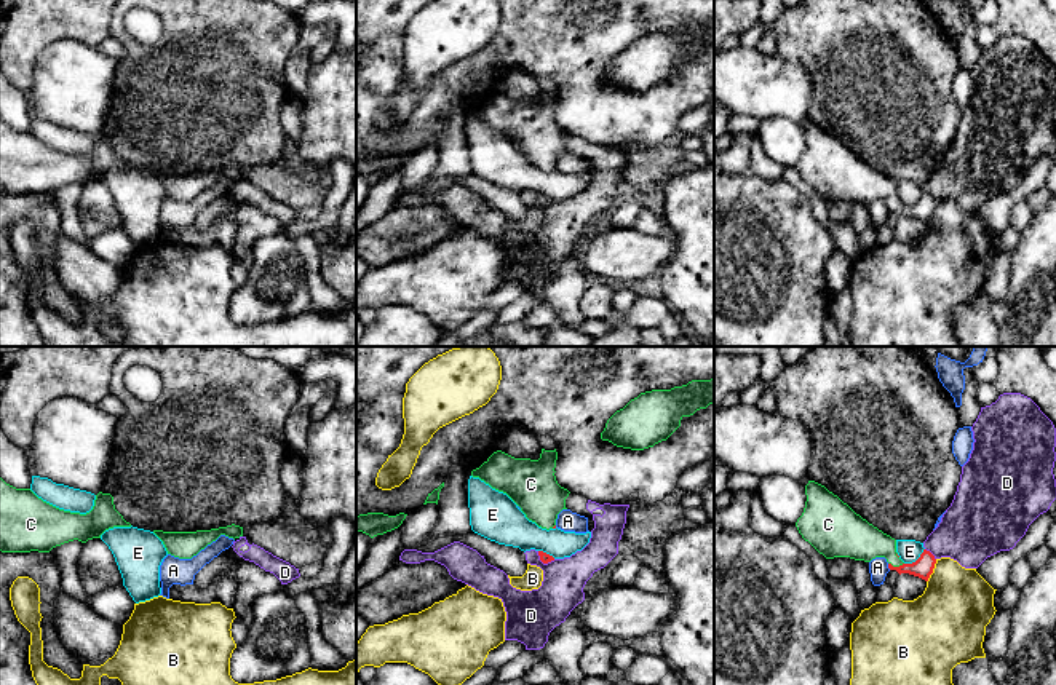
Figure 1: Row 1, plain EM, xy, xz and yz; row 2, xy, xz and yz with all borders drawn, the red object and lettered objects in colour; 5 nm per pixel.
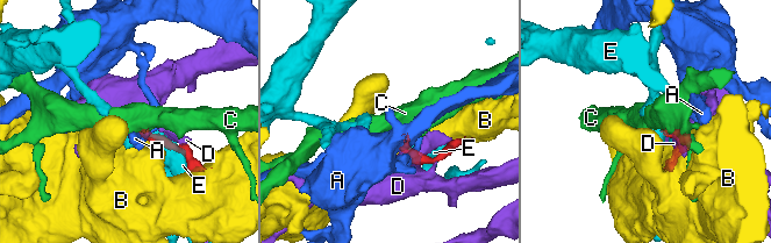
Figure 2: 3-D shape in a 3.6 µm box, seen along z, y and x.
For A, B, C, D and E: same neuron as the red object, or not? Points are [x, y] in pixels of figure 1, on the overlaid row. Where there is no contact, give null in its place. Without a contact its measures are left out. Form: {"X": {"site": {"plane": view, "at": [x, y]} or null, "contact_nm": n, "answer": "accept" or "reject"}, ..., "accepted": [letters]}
{"A": {"site": {"plane": "yz", "at": [889, 567]}, "contact_nm": 40, "answer": "reject"}, "B": {"site": {"plane": "yz", "at": [932, 570]}, "contact_nm": 130, "answer": "reject"}, "C": {"site": {"plane": "yz", "at": [897, 567]}, "contact_nm": 80, "answer": "accept"}, "D": {"site": {"plane": "yz", "at": [932, 554]}, "contact_nm": 80, "answer": "reject"}, "E": {"site": {"plane": "yz", "at": [917, 559]}, "contact_nm": 130, "answer": "reject"}, "accepted": ["C"]}

